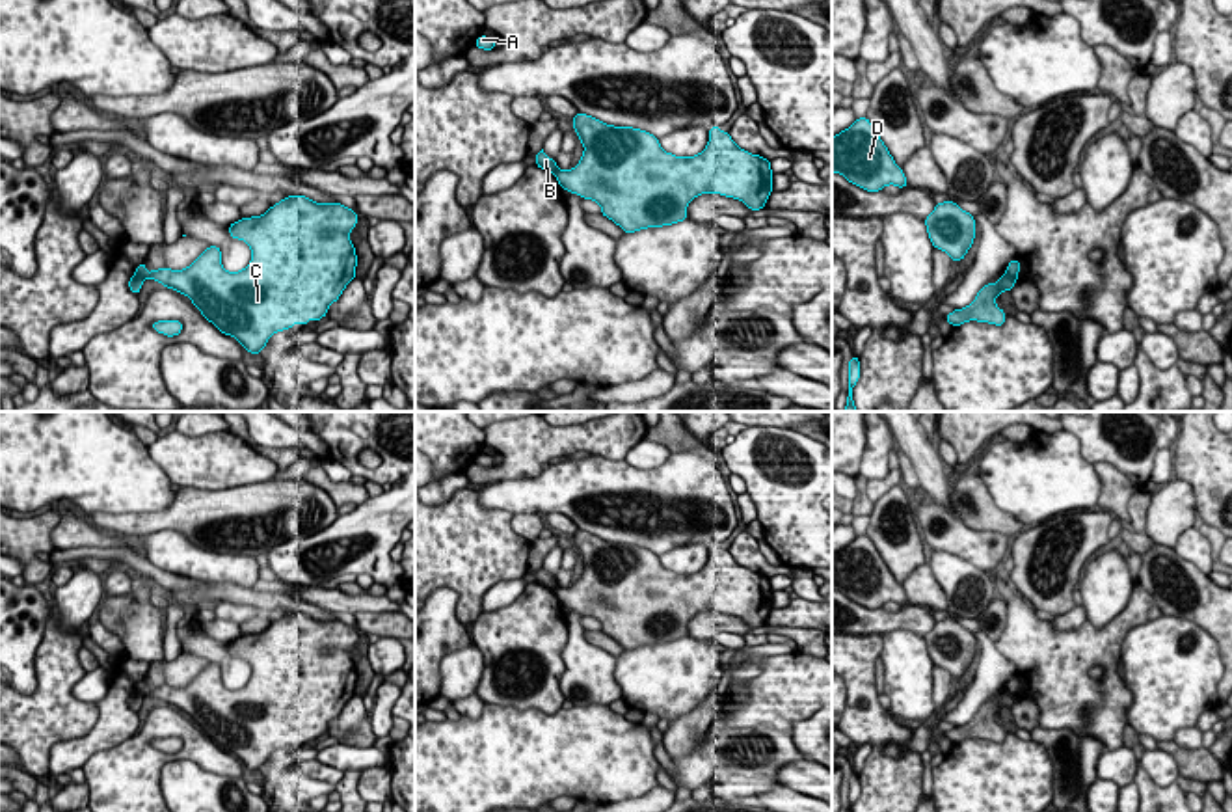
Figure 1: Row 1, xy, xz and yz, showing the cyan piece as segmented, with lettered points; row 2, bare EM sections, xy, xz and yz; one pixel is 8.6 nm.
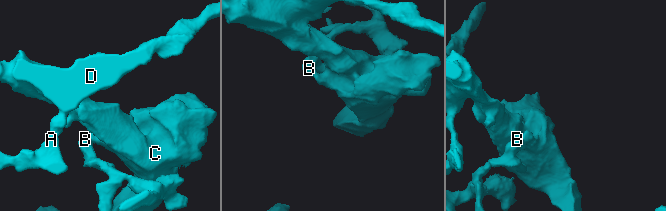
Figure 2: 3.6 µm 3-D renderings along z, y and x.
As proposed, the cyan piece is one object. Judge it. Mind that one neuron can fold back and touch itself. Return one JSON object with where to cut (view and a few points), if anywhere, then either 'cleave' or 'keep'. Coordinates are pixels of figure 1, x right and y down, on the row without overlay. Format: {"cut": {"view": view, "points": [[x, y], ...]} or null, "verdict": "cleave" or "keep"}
{"cut": {"view": "xy", "points": [[136, 688], [144, 695]]}, "verdict": "cleave"}

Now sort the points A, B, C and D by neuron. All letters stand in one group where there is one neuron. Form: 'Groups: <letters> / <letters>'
Groups: A C D / B

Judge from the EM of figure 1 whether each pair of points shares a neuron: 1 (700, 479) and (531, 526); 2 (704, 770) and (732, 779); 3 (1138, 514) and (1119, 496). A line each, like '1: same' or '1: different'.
1: different
2: same
3: different

